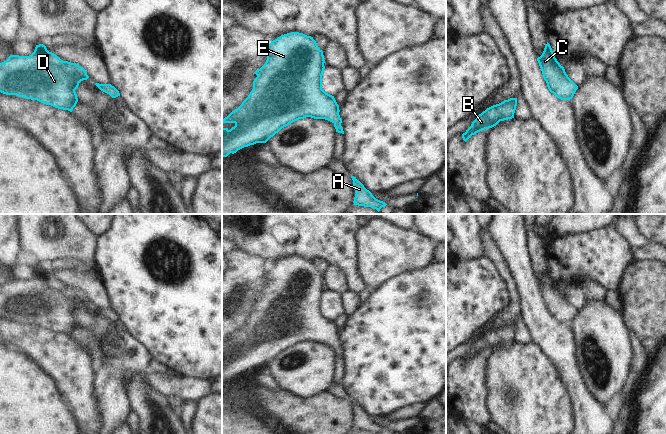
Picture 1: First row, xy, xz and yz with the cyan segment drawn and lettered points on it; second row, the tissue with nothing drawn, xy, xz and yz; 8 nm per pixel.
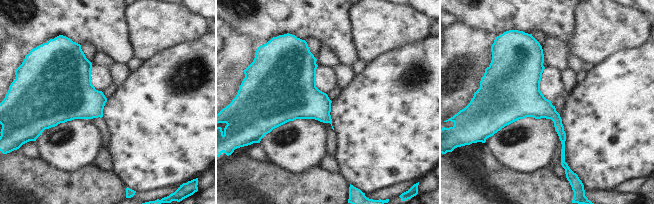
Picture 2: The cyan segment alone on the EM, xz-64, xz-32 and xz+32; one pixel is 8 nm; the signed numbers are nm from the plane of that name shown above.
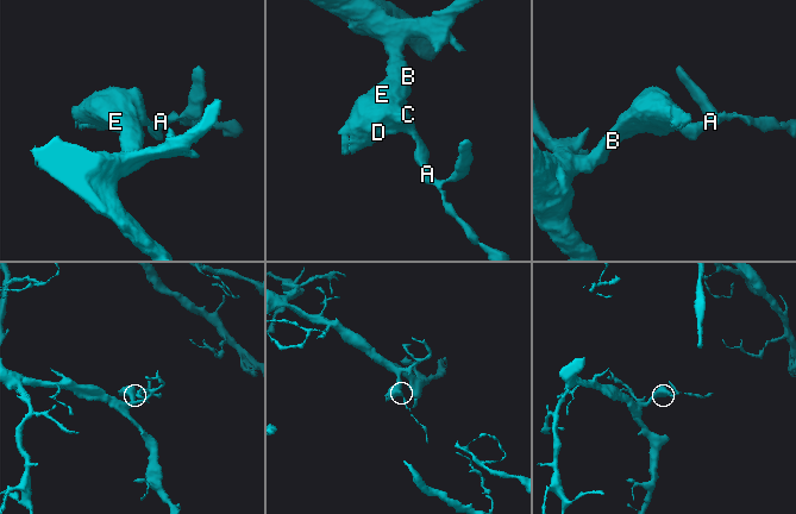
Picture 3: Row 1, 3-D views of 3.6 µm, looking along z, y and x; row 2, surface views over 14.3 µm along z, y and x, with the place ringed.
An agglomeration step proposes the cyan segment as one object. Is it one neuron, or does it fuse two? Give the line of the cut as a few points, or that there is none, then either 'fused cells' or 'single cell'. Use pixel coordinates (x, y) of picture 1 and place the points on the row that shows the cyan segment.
no cut | single cell

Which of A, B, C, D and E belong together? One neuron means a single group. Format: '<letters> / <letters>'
A B C D E

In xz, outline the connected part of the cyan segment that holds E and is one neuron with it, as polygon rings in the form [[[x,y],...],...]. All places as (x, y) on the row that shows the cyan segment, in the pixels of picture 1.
[[[299,32],[281,35],[271,41],[266,55],[265,64],[254,72],[257,77],[248,97],[222,119],[222,123],[235,124],[230,130],[222,128],[222,157],[256,143],[266,143],[282,128],[306,117],[328,120],[334,124],[336,132],[344,134],[339,105],[334,96],[322,89],[325,60],[313,37]]]

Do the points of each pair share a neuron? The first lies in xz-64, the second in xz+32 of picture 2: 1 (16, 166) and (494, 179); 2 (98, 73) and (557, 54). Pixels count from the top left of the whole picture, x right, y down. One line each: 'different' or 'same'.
1: same
2: different

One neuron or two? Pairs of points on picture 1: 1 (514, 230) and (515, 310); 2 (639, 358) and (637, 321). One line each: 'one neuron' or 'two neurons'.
1: two neurons
2: two neurons

